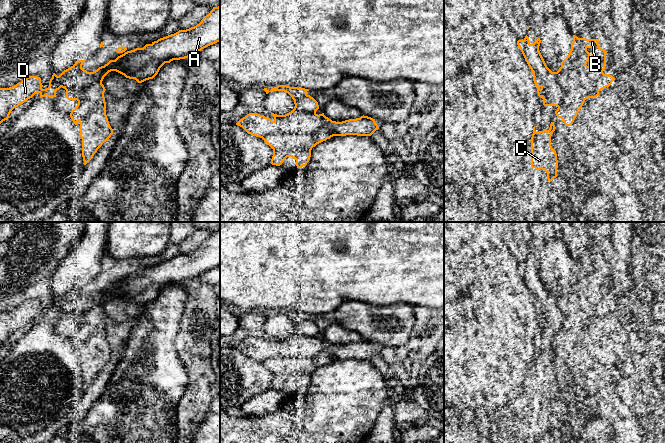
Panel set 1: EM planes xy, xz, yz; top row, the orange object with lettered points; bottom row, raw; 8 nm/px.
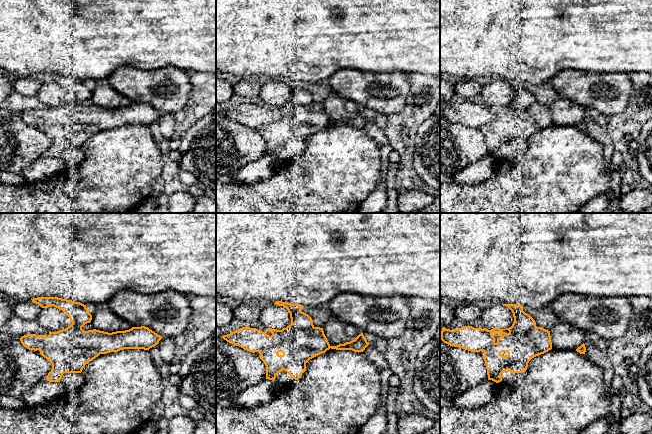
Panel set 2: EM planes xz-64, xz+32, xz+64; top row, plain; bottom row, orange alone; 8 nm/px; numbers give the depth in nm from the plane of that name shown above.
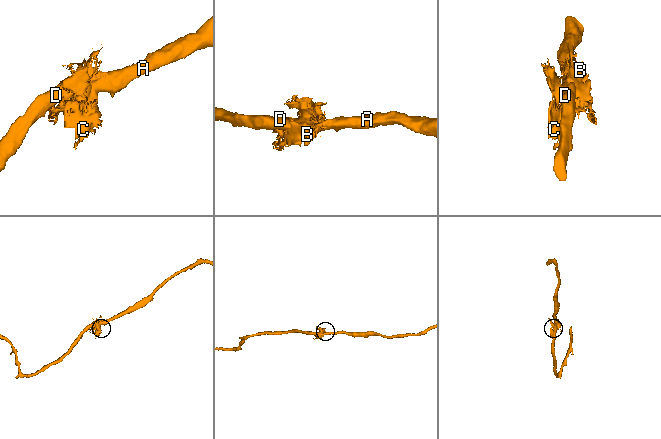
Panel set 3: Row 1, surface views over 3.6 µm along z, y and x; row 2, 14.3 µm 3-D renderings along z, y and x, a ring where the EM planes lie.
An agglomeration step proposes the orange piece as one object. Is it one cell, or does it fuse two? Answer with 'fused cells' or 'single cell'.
single cell

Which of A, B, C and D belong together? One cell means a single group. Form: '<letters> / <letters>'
A B C D

